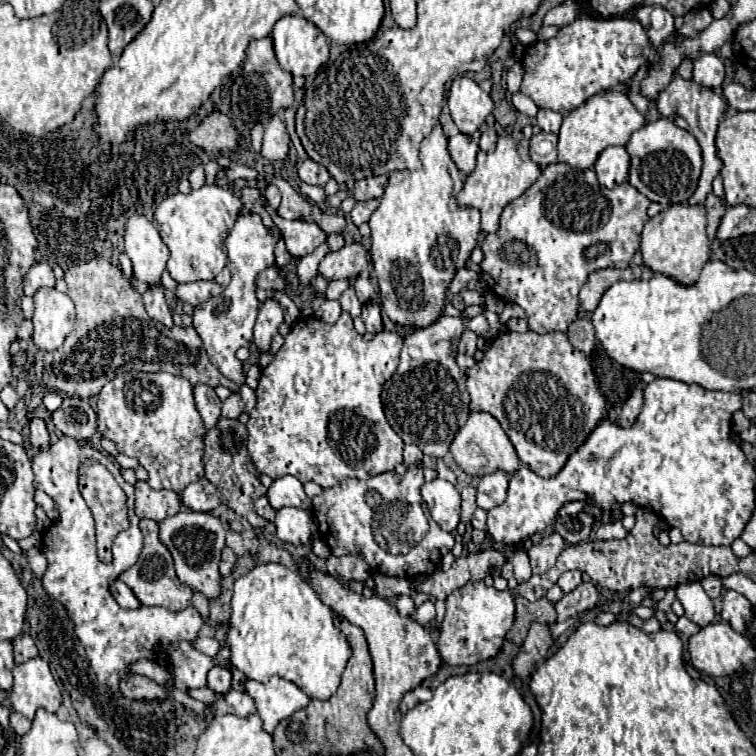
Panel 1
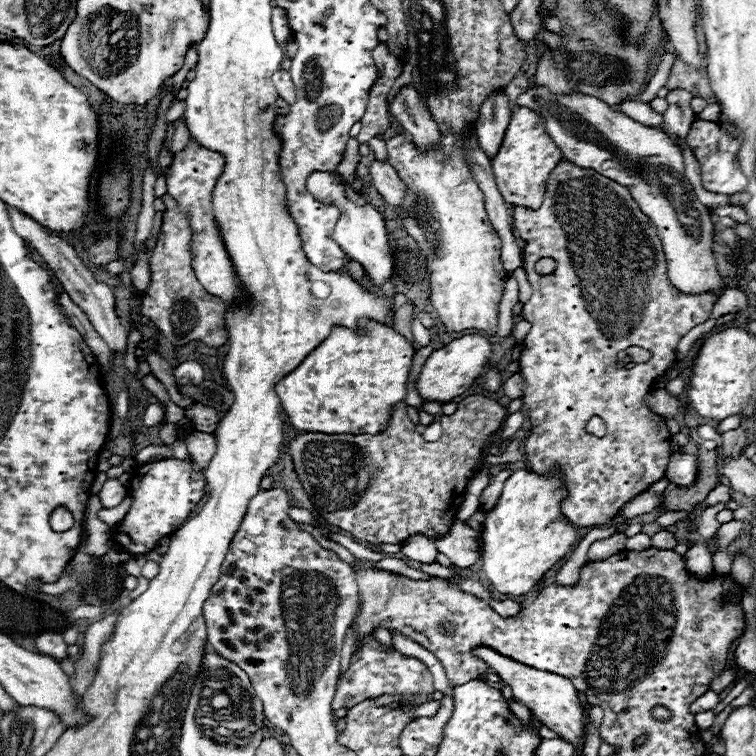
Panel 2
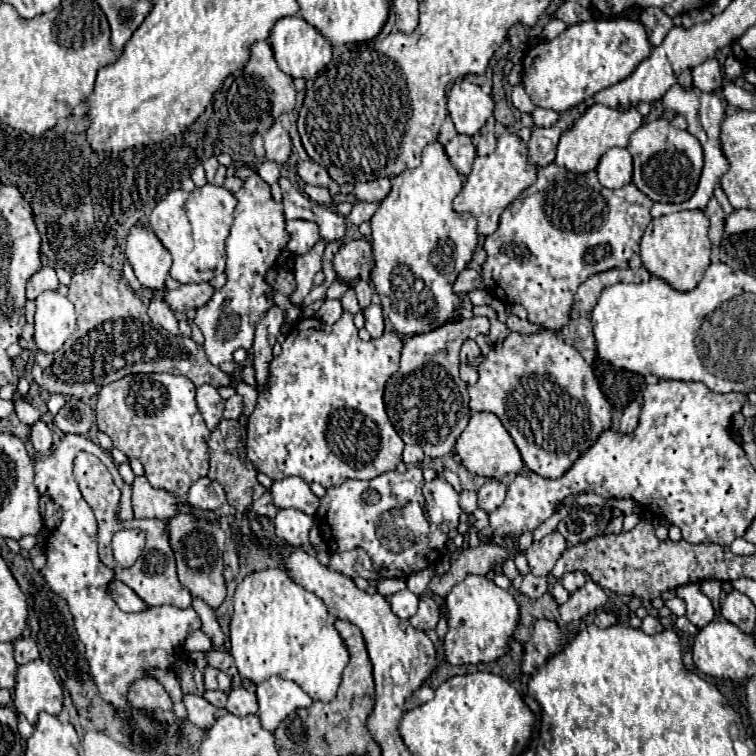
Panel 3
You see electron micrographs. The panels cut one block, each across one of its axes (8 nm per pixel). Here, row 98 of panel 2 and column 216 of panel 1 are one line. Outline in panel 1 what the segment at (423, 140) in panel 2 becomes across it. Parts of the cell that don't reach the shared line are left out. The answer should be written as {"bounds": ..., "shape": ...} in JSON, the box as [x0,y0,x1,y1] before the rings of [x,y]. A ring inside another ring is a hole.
{"bounds":[194,384,222,430],"shape":[[[198,384],[198,386],[194,386],[194,398],[196,398],[196,408],[198,408],[206,428],[208,430],[214,428],[220,418],[220,408],[222,408],[222,402],[216,396],[214,388],[206,386],[206,384]]]}

